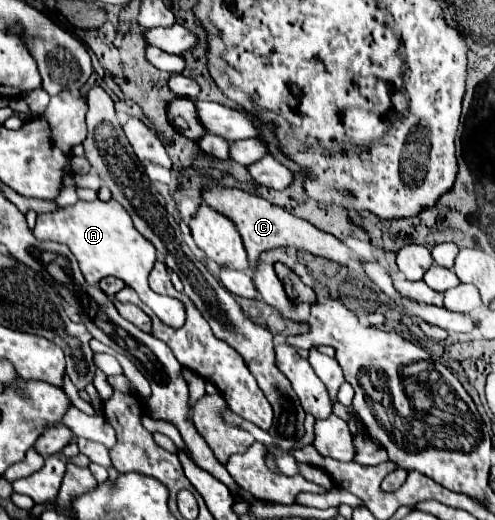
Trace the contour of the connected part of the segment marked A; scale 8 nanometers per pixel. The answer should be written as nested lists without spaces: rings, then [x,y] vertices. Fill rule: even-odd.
[[[77,201],[75,205],[55,209],[53,213],[41,213],[37,215],[37,225],[33,229],[33,235],[39,241],[57,241],[63,243],[71,249],[75,259],[79,261],[79,269],[83,271],[83,277],[87,277],[87,283],[97,285],[103,277],[117,277],[125,285],[133,287],[141,301],[149,305],[155,315],[171,325],[171,327],[181,327],[185,323],[185,307],[181,301],[167,297],[167,295],[157,295],[151,291],[147,277],[151,271],[151,265],[155,263],[155,247],[133,227],[131,217],[127,211],[115,201]]]

